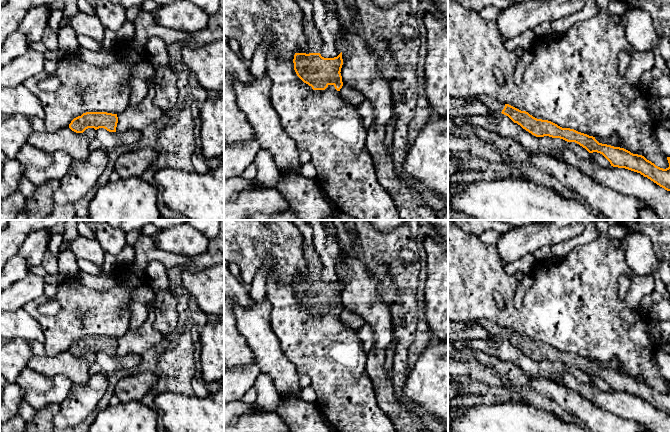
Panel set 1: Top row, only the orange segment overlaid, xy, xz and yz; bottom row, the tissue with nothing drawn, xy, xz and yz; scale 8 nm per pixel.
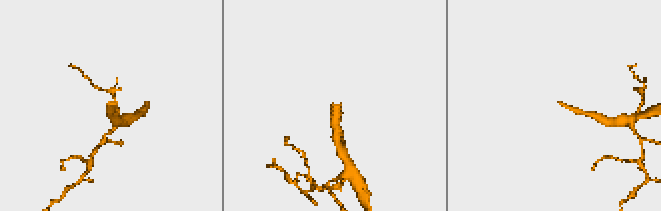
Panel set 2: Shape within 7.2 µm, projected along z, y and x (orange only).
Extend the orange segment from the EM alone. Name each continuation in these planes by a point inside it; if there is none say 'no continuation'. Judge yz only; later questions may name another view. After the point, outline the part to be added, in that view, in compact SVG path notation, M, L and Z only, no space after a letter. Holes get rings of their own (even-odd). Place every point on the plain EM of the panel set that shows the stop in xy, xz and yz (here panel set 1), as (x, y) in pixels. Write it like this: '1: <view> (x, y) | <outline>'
1: yz (493, 329) | M479 320L479 321L471 321L468 322L468 325L472 325L474 322L478 322L482 327L484 327L490 335L495 335L501 337L505 331L505 328L496 324L492 320Z

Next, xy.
no continuation

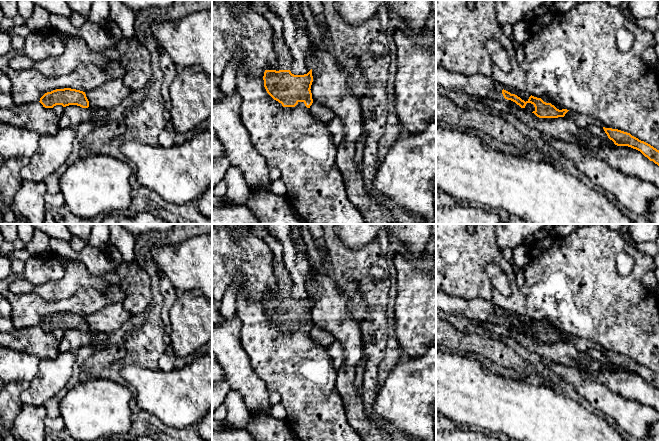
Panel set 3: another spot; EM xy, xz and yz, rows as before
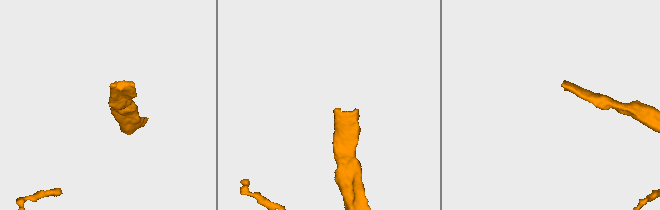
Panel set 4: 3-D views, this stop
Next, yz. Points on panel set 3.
no continuation

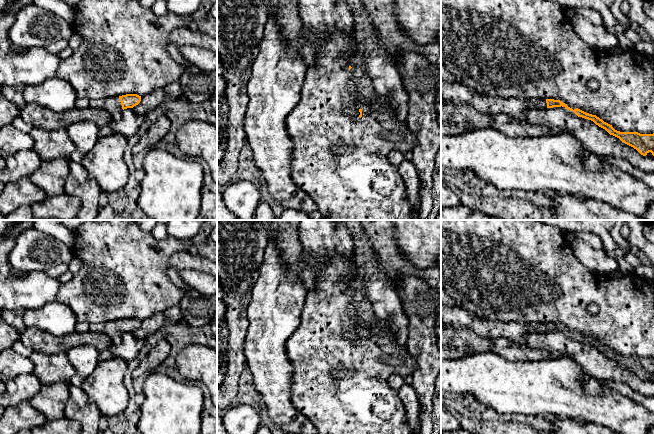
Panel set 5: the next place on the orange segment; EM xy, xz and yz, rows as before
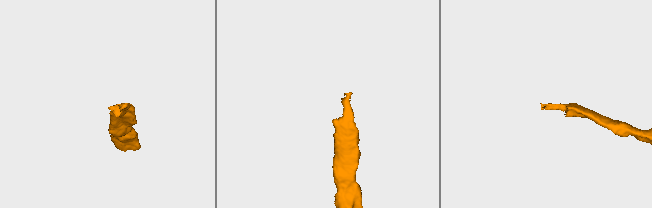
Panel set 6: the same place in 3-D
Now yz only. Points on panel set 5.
1: yz (455, 316) | M441 303L441 325L444 327L467 327L480 337L488 339L505 338L517 345L526 344L526 336L532 333L547 332L543 323L520 323L503 320L490 320L472 314L463 308L454 305L447 306Z

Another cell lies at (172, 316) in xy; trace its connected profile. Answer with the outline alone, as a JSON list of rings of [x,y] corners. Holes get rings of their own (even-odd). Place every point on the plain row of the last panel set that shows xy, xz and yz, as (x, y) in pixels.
[[[179,305],[173,306],[170,309],[155,314],[149,318],[141,320],[141,325],[134,330],[132,334],[137,339],[144,341],[150,335],[159,329],[166,329],[182,321],[182,314]]]

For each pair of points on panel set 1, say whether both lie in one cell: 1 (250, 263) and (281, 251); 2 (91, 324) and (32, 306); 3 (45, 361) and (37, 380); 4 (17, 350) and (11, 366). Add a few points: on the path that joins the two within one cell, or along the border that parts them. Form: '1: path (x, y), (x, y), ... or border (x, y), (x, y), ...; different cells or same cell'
1: path (258, 255), (265, 248), (273, 248); same cell
2: path (76, 327), (53, 327), (44, 321); same cell
3: border (27, 366), (45, 375), (63, 376); different cells
4: path (15, 354), (11, 358), (11, 362); same cell

